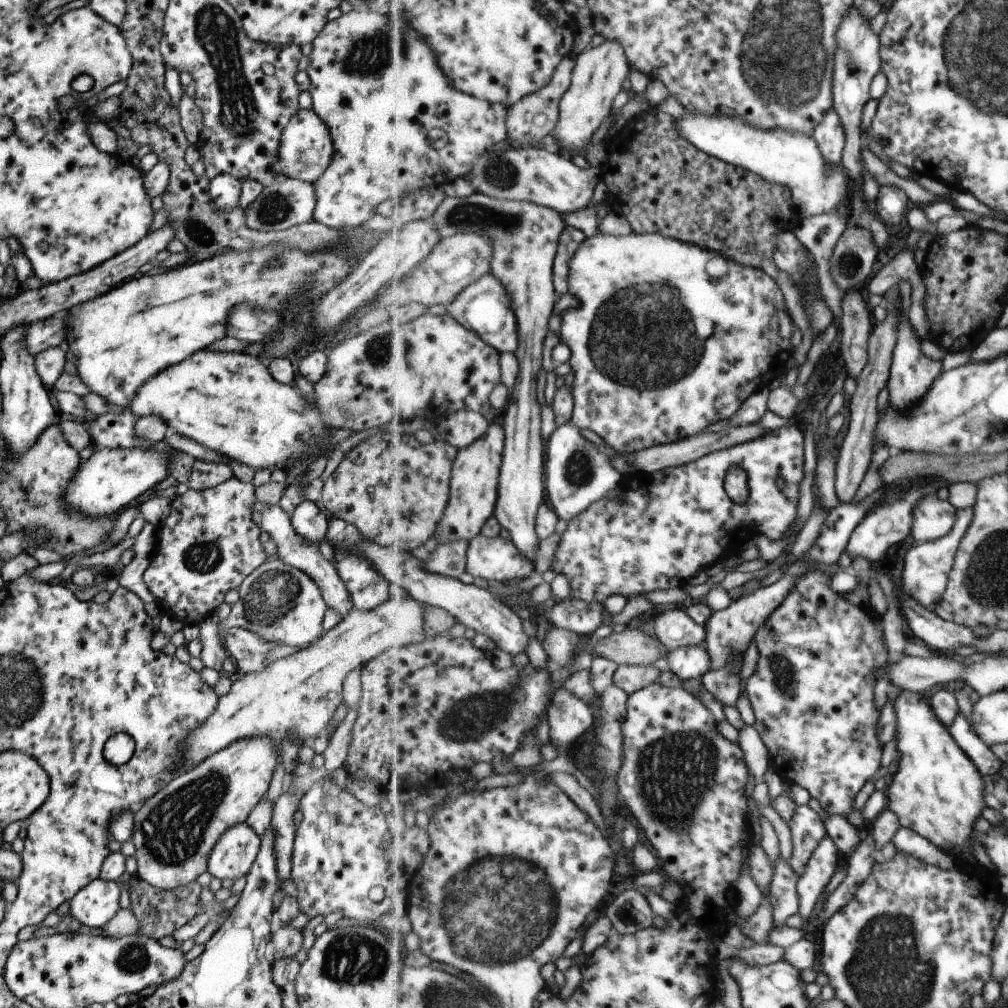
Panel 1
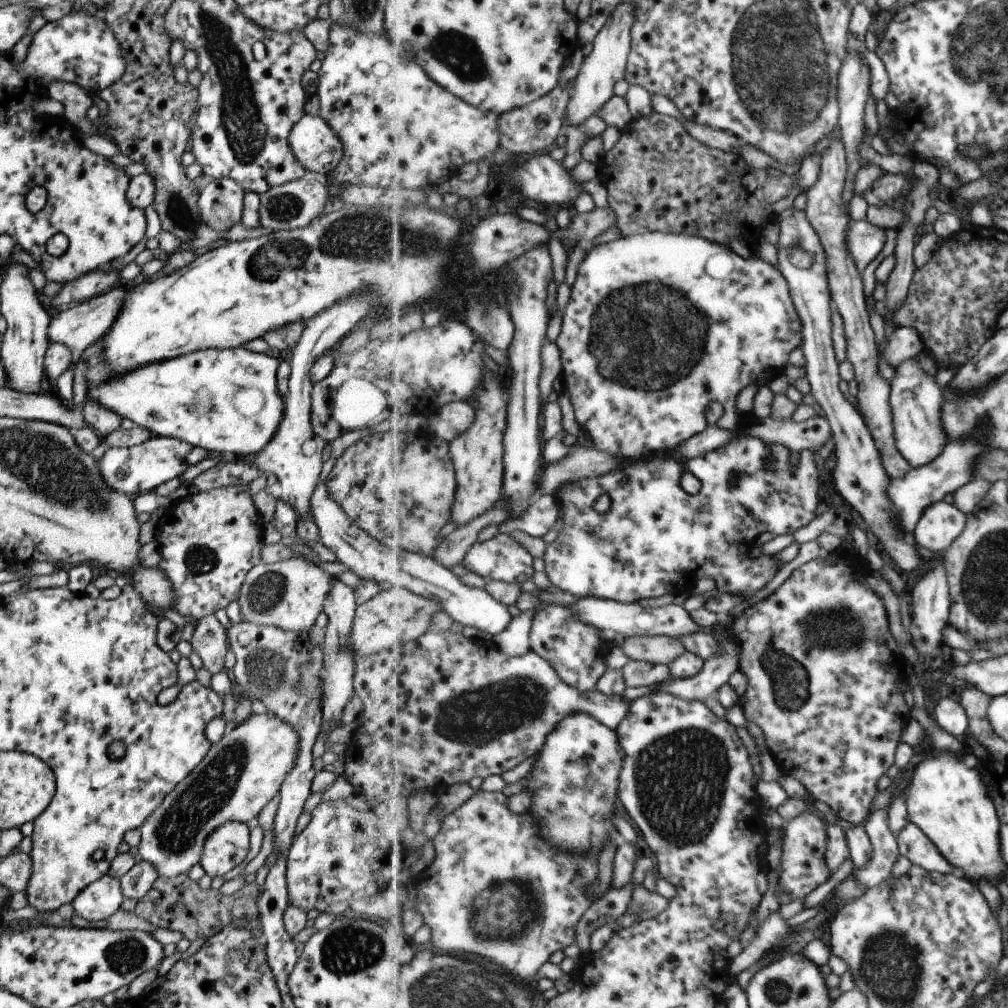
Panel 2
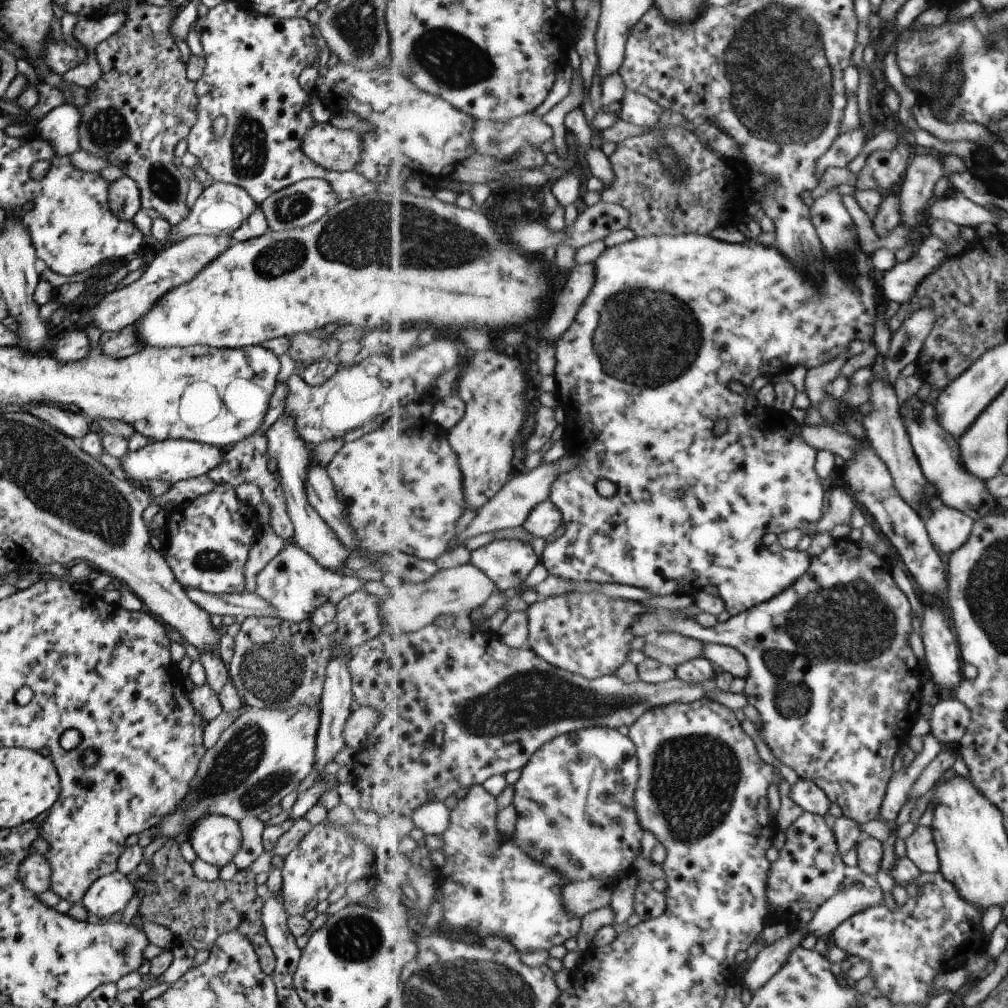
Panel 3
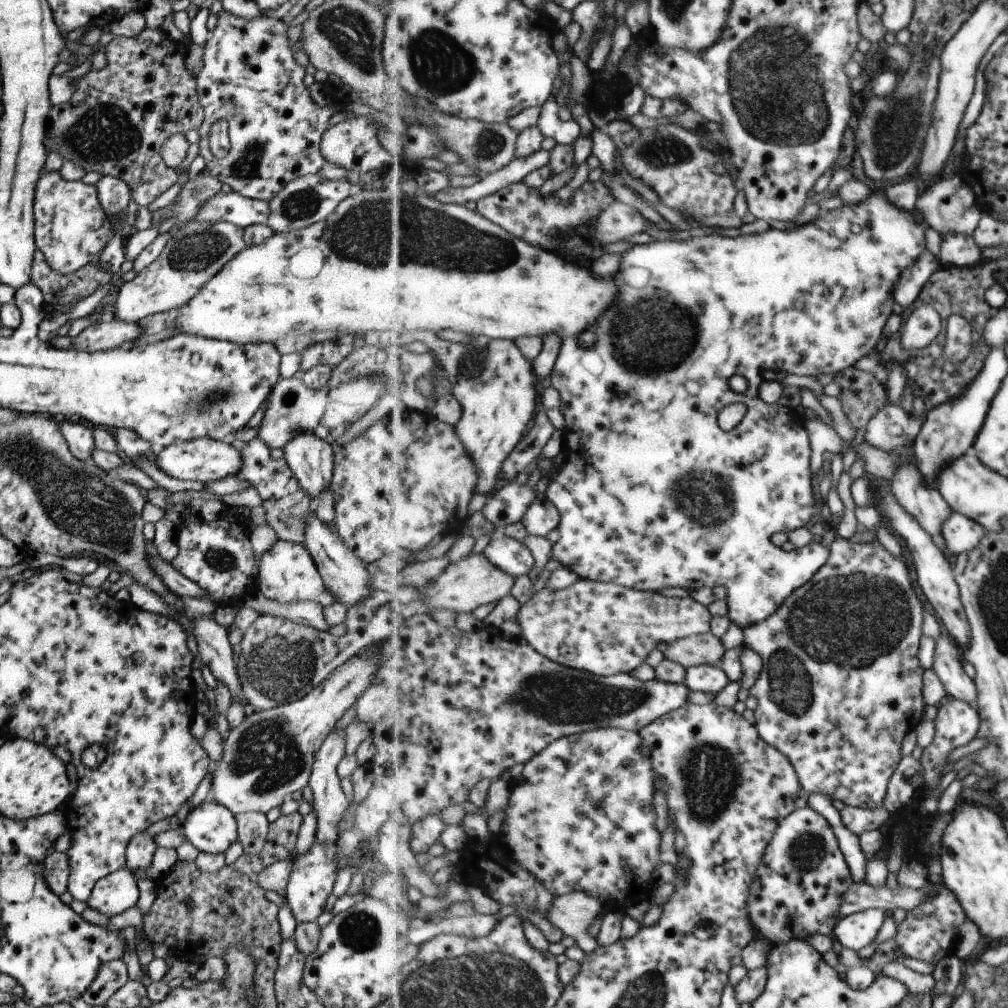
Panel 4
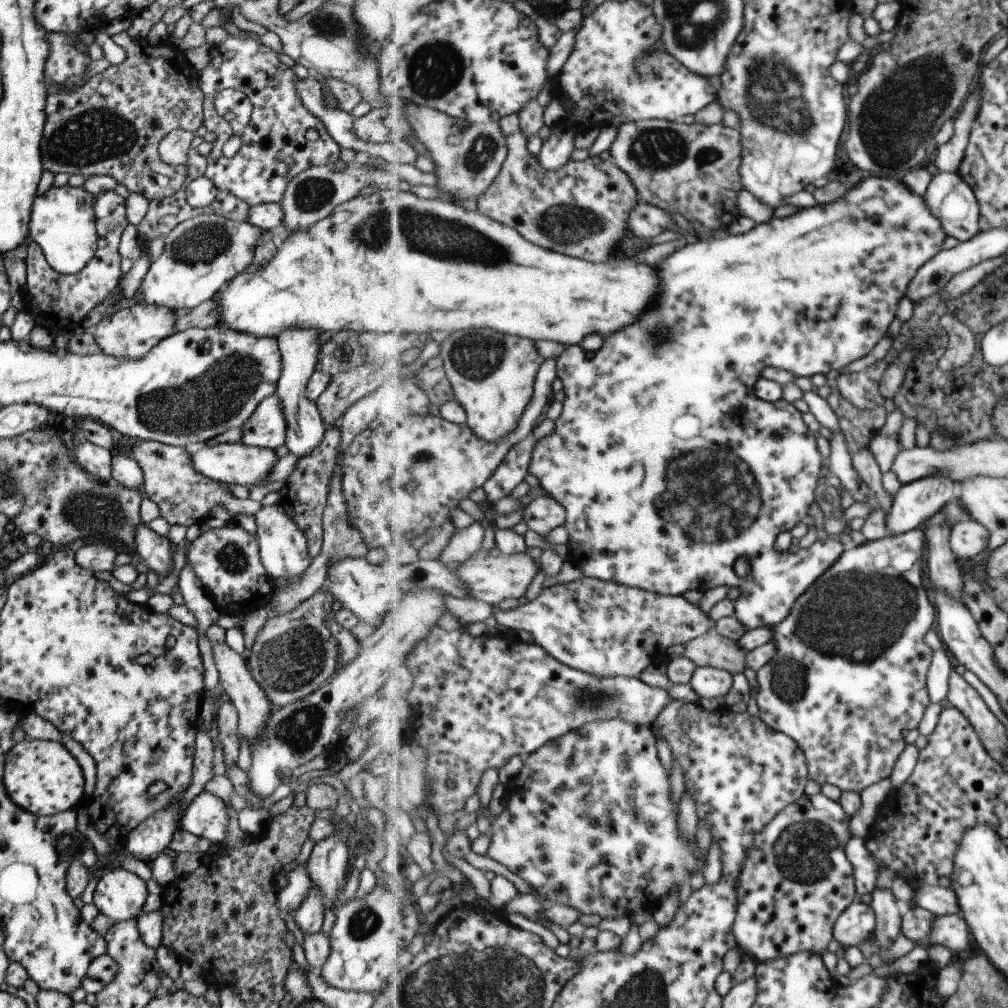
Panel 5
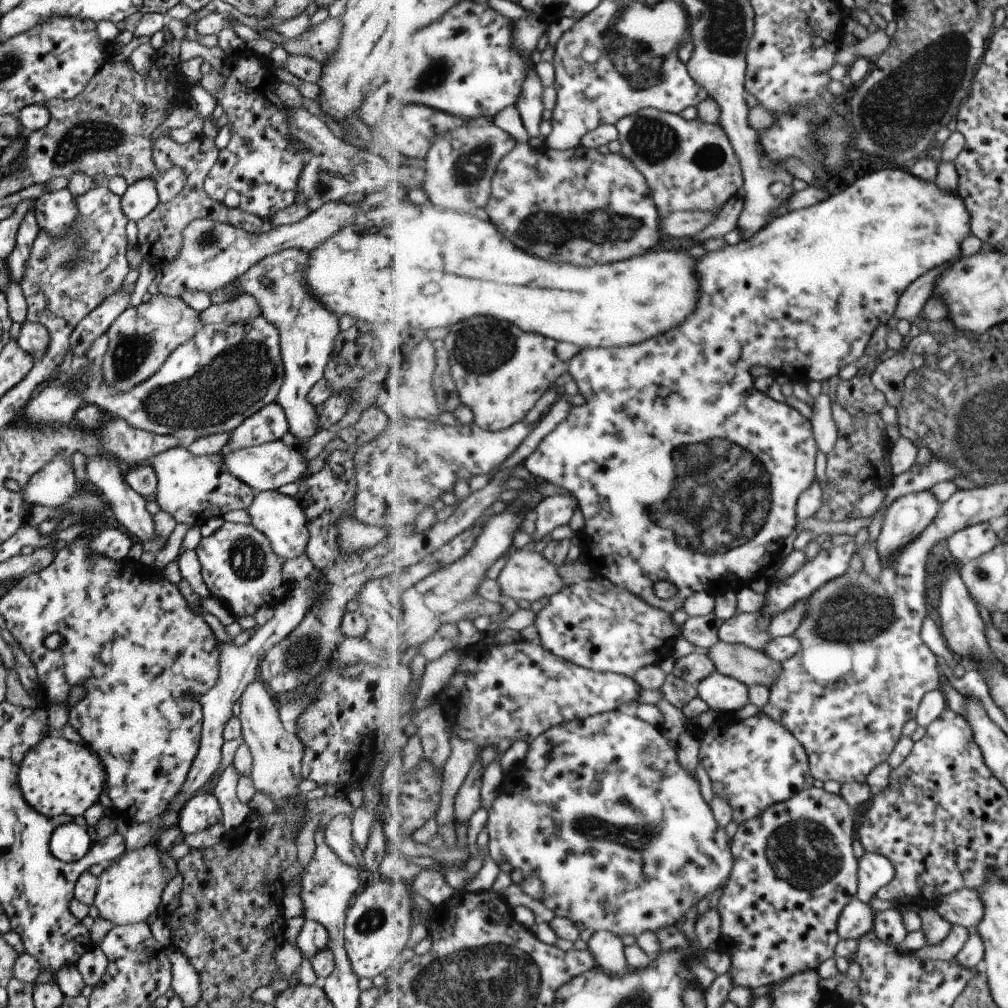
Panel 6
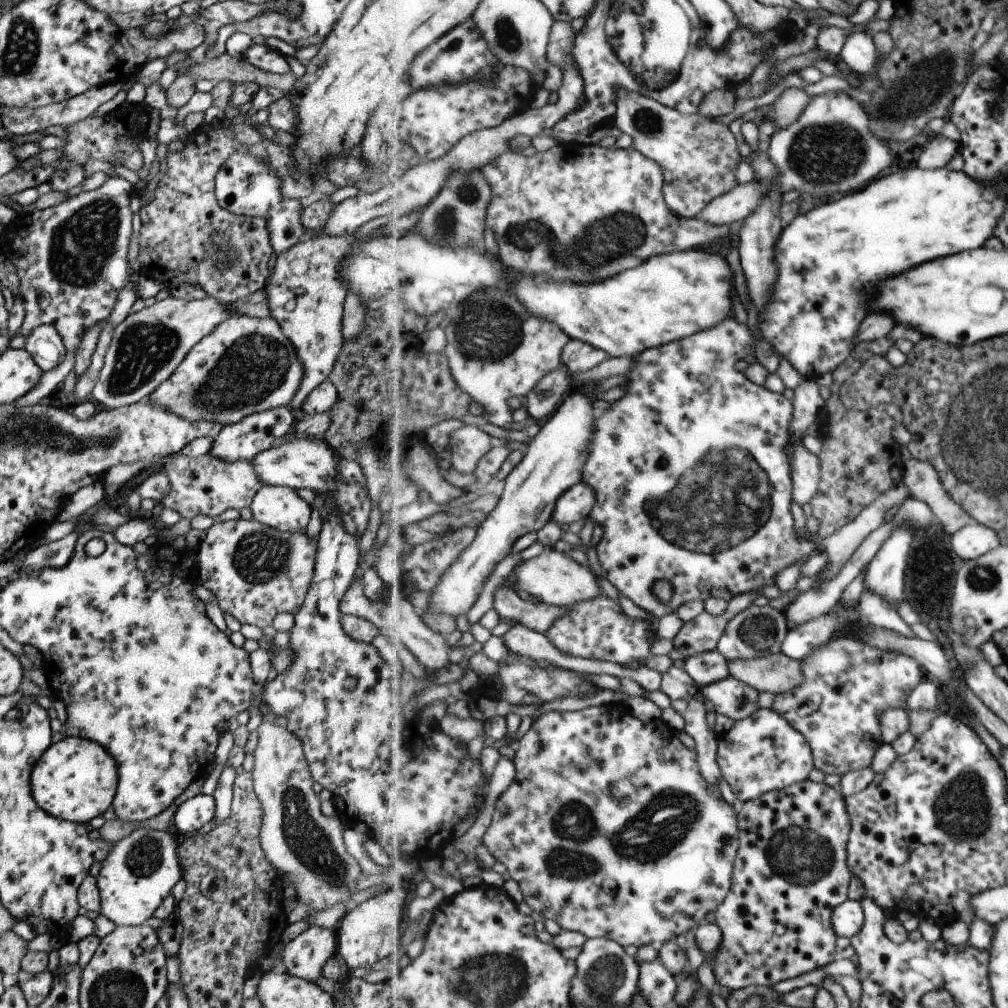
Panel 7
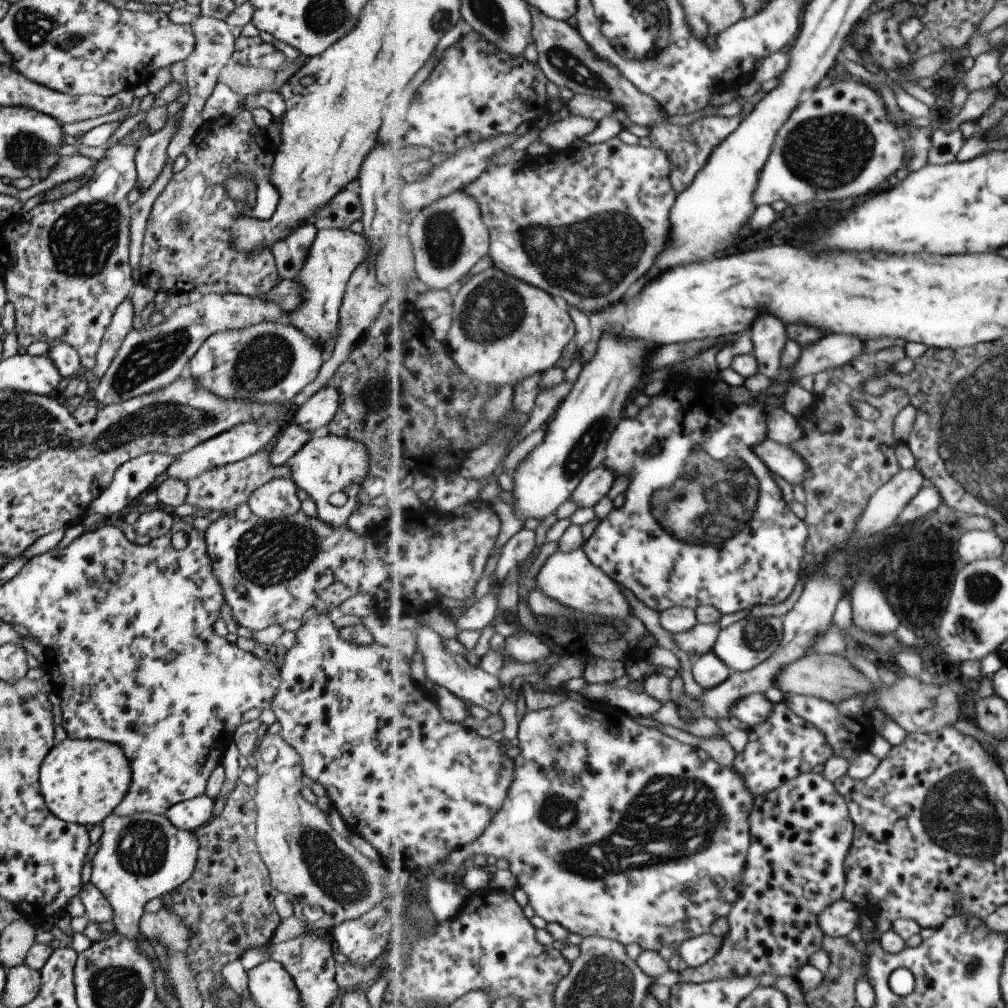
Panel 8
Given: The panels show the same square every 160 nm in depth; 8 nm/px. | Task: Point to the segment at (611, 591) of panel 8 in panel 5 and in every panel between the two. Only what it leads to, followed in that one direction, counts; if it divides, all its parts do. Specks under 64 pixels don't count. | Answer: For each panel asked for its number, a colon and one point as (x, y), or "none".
5: (493, 579)
6: (527, 575)
7: (552, 577)

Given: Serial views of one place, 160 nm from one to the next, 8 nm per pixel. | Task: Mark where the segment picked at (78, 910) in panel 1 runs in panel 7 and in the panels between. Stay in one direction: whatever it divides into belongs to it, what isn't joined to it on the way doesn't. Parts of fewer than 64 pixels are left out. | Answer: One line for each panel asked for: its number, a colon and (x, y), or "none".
2: (100, 899)
3: (108, 895)
4: (111, 895)
5: (118, 895)
6: (128, 891)
7: (139, 870)

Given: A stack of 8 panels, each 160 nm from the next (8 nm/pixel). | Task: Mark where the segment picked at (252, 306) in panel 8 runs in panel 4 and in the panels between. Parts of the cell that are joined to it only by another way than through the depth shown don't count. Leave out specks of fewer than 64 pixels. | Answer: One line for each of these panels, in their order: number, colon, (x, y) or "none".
4: (110, 333)
5: (128, 333)
6: (139, 340)
7: (146, 346)

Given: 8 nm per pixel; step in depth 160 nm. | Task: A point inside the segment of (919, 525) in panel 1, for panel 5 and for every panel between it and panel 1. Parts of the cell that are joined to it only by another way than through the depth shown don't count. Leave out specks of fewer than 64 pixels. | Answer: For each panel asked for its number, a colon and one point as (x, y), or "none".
2: (942, 524)
3: (949, 528)
4: (961, 533)
5: (969, 539)

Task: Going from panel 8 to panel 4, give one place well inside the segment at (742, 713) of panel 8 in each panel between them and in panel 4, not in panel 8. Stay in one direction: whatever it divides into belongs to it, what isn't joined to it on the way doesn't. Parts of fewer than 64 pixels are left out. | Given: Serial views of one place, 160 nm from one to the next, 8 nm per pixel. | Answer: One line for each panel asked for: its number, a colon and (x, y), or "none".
4: (708, 678)
5: (709, 682)
6: (724, 694)
7: (731, 697)

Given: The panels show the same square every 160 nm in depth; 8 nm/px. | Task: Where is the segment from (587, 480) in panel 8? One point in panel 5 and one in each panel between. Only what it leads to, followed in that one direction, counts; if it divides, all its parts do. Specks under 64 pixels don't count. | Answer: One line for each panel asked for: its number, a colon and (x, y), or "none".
5: (543, 514)
6: (558, 509)
7: (578, 502)

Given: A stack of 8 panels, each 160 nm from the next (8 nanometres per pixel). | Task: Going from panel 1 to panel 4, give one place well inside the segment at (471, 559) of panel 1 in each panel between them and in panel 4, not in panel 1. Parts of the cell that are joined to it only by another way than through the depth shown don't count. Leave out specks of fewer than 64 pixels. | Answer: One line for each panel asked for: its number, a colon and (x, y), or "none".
2: (502, 558)
3: (508, 562)
4: (514, 557)

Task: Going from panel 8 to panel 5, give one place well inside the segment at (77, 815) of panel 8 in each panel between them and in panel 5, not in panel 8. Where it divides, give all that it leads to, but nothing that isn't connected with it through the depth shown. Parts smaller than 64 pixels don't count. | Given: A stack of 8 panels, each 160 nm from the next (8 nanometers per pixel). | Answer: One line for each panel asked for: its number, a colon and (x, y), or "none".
5: (40, 776)
6: (56, 777)
7: (74, 779)

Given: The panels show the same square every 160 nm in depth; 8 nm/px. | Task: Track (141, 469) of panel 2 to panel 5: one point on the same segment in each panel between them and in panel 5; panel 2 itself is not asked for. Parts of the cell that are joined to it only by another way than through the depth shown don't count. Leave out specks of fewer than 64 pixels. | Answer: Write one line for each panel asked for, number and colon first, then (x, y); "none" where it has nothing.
3: (174, 460)
4: (203, 459)
5: (231, 463)

